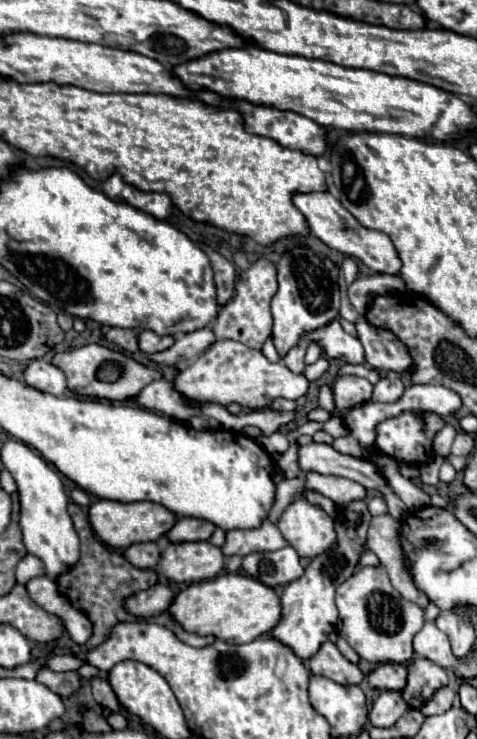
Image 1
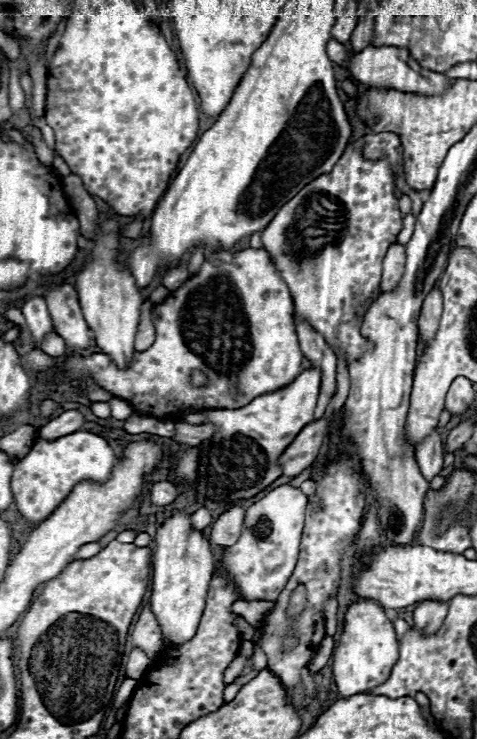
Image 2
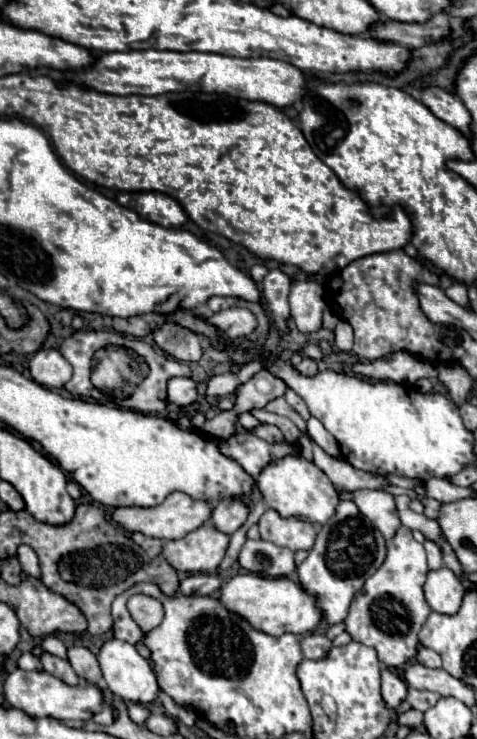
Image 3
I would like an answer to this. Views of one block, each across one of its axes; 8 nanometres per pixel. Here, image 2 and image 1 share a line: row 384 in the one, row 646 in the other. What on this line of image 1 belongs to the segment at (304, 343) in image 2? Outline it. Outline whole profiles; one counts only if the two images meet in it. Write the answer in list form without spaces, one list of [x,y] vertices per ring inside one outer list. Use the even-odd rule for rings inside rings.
[[[326,640],[320,650],[310,658],[310,670],[316,676],[326,676],[338,684],[352,686],[360,684],[364,680],[364,674],[360,668],[352,662],[348,662],[336,648],[334,642]]]

